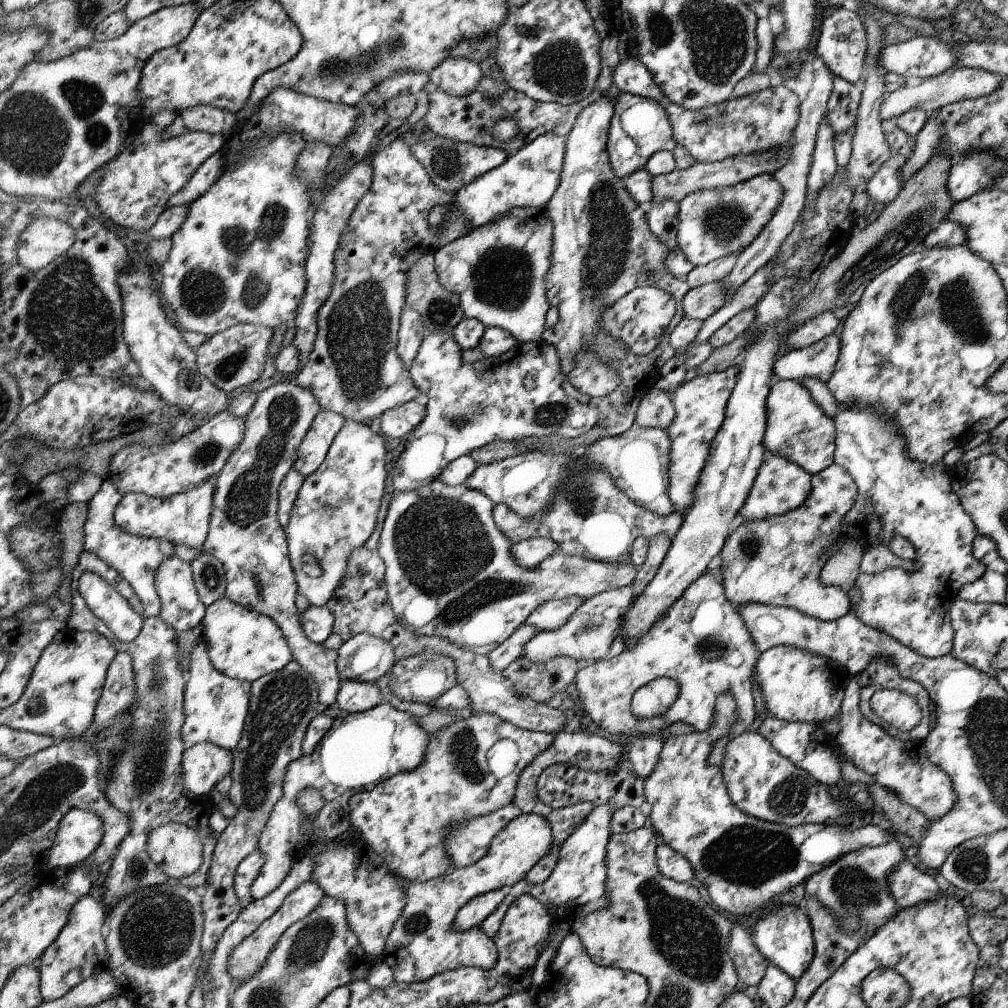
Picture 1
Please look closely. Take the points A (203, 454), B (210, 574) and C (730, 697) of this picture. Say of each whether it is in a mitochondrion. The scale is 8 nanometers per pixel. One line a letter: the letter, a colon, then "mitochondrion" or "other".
A: mitochondrion
B: mitochondrion
C: other

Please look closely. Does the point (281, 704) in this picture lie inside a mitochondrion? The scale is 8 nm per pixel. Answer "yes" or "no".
yes

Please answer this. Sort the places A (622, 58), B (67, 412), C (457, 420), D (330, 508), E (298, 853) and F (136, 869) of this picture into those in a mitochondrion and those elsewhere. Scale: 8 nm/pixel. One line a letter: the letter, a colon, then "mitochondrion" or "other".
A: other
B: other
C: mitochondrion
D: mitochondrion
E: other
F: mitochondrion

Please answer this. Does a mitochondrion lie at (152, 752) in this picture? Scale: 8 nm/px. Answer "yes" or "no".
yes

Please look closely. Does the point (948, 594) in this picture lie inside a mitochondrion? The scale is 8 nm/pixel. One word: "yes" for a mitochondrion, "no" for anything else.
no

